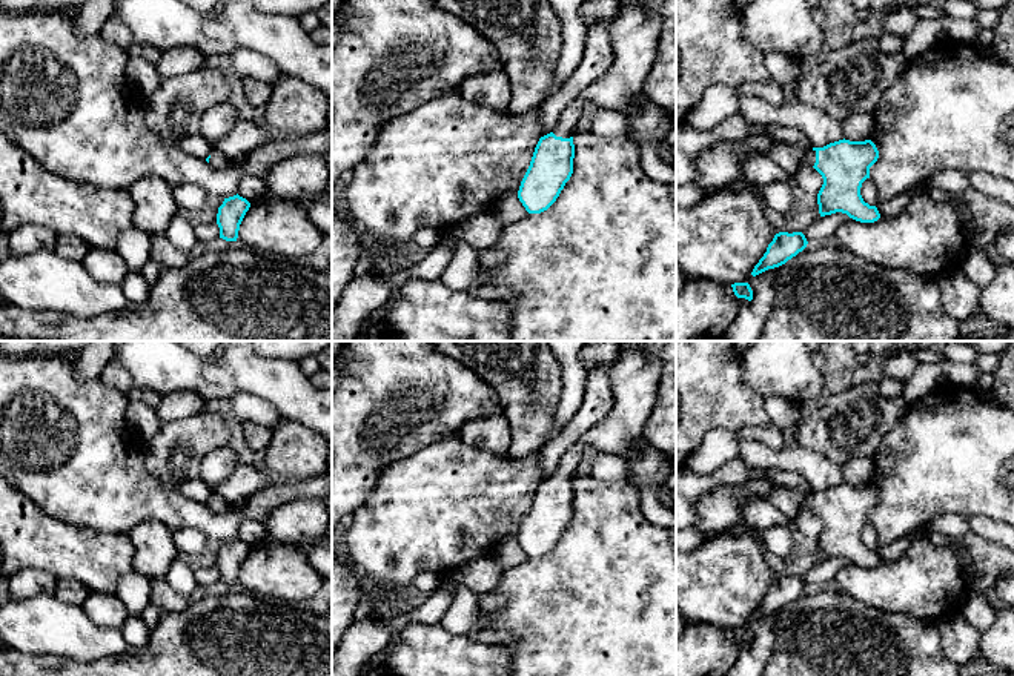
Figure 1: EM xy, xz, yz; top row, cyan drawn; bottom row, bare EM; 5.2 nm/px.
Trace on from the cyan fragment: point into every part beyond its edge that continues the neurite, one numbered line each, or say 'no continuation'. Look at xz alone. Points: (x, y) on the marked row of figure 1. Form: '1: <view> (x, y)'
1: xz (569, 119)

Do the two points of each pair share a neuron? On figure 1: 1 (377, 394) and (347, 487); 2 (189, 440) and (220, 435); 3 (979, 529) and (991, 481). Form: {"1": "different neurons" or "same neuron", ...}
{"1": "same neuron", "2": "same neuron", "3": "different neurons"}

